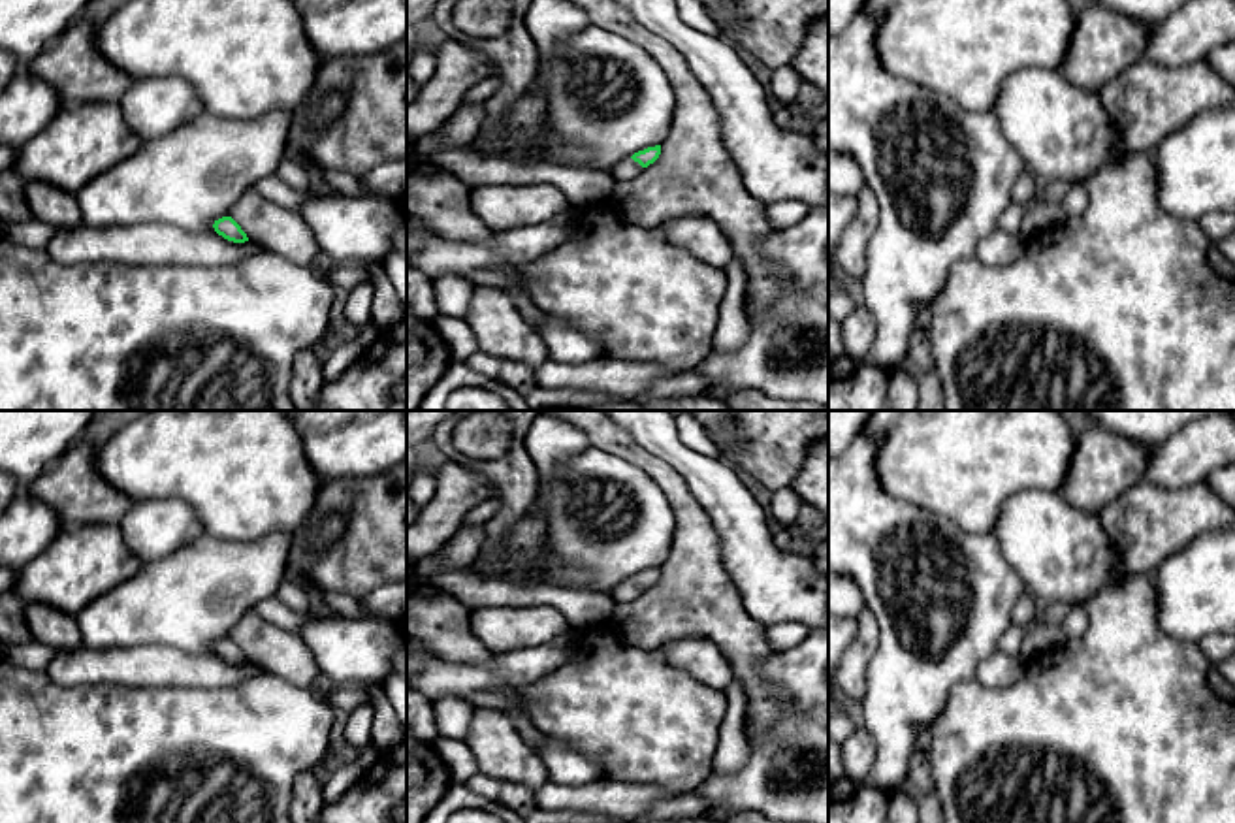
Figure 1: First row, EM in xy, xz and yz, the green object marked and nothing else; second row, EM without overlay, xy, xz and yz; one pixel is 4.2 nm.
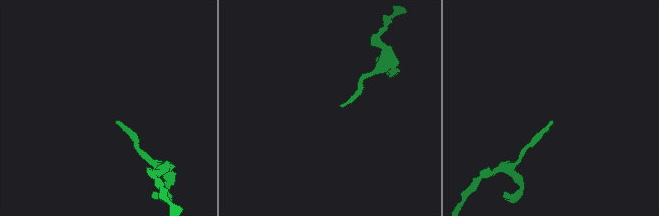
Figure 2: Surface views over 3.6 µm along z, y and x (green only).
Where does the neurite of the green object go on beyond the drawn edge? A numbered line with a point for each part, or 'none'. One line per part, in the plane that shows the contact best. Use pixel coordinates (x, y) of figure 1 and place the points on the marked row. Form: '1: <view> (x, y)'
1: xz (627, 168)

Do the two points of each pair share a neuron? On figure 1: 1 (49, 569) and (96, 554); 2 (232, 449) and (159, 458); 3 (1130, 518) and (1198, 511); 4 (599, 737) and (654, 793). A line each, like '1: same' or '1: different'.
1: same
2: same
3: same
4: different

